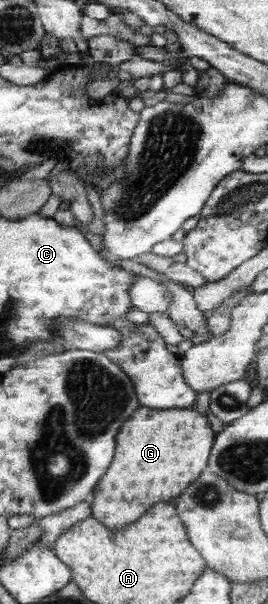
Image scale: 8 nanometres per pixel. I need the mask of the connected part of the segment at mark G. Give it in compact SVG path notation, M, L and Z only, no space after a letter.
M140 406L118 437L116 461L93 492L92 513L108 527L124 527L142 518L154 503L182 495L209 467L217 432L195 407L154 409Z

